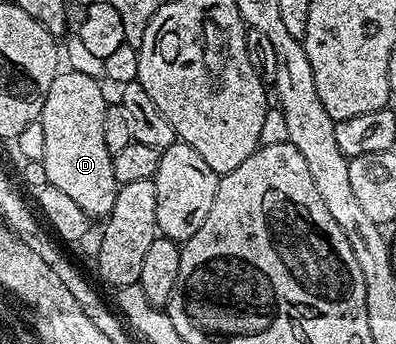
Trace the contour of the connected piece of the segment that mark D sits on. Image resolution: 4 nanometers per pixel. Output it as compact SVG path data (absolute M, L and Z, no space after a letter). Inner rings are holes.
M71 69L59 70L54 76L52 85L48 85L42 96L42 114L40 122L44 129L44 157L40 170L46 174L45 182L51 187L60 189L60 193L68 193L76 205L80 205L91 217L105 217L110 214L114 204L116 184L112 173L112 156L104 143L104 119L108 108L106 95L102 92L101 82L92 76Z

